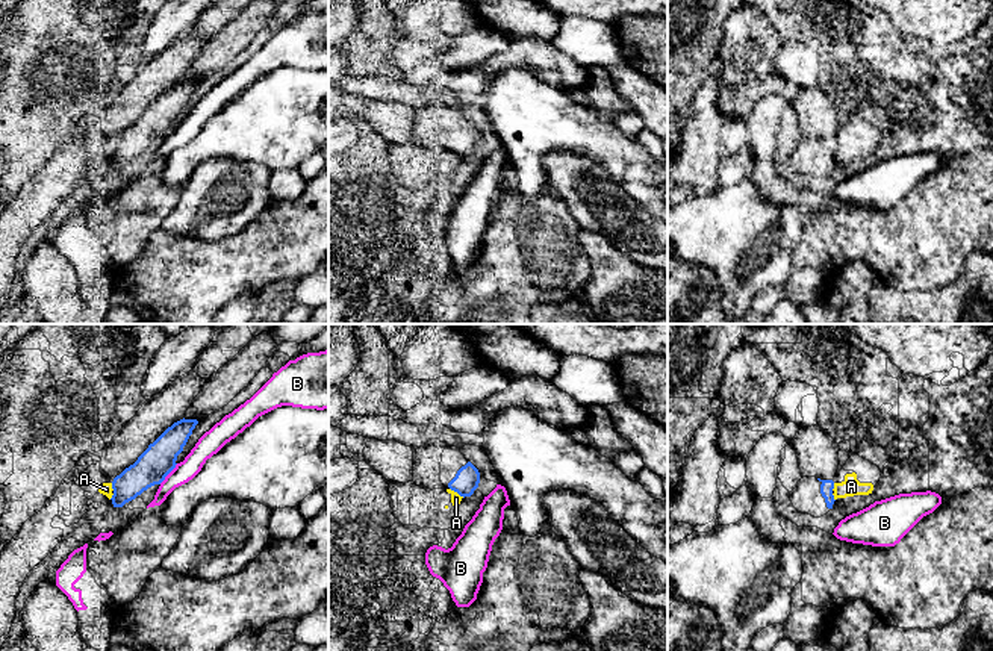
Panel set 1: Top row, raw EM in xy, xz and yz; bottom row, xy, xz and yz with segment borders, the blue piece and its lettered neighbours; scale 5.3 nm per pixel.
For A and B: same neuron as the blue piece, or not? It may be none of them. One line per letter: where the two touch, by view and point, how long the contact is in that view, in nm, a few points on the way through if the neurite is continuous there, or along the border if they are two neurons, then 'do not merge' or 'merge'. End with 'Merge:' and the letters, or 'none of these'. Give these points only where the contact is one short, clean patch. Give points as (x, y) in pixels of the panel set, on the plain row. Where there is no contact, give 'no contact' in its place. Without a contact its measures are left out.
A: meets blue in xz at (457, 153); contact 90 nm long; do not merge
B: meets blue in xy at (168, 133); contact 150 nm long; border along xy (177, 124), (159, 144); do not merge
Merge: none of these

